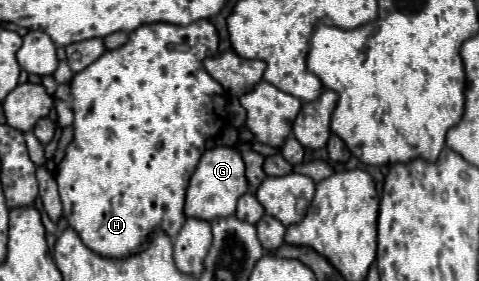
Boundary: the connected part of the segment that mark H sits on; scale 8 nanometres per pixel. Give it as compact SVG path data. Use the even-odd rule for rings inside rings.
M202 19L186 27L170 25L170 23L152 23L152 25L142 25L134 29L128 37L128 43L122 45L120 49L106 51L98 61L94 61L90 67L84 71L76 73L72 83L70 83L70 95L72 95L72 111L74 111L74 139L66 149L66 155L62 163L57 166L56 182L60 199L64 205L64 217L70 223L72 229L78 231L80 239L84 245L88 245L94 253L100 253L104 257L130 257L132 253L140 253L140 249L148 247L150 235L156 231L164 231L168 237L176 237L180 233L180 225L184 225L186 215L184 215L184 193L188 189L188 177L192 177L192 169L196 169L196 161L200 161L200 153L204 153L204 145L210 139L212 131L220 129L216 121L224 121L222 117L226 115L226 95L224 89L218 81L214 81L202 61L206 57L216 57L218 55L218 31L216 27Z

